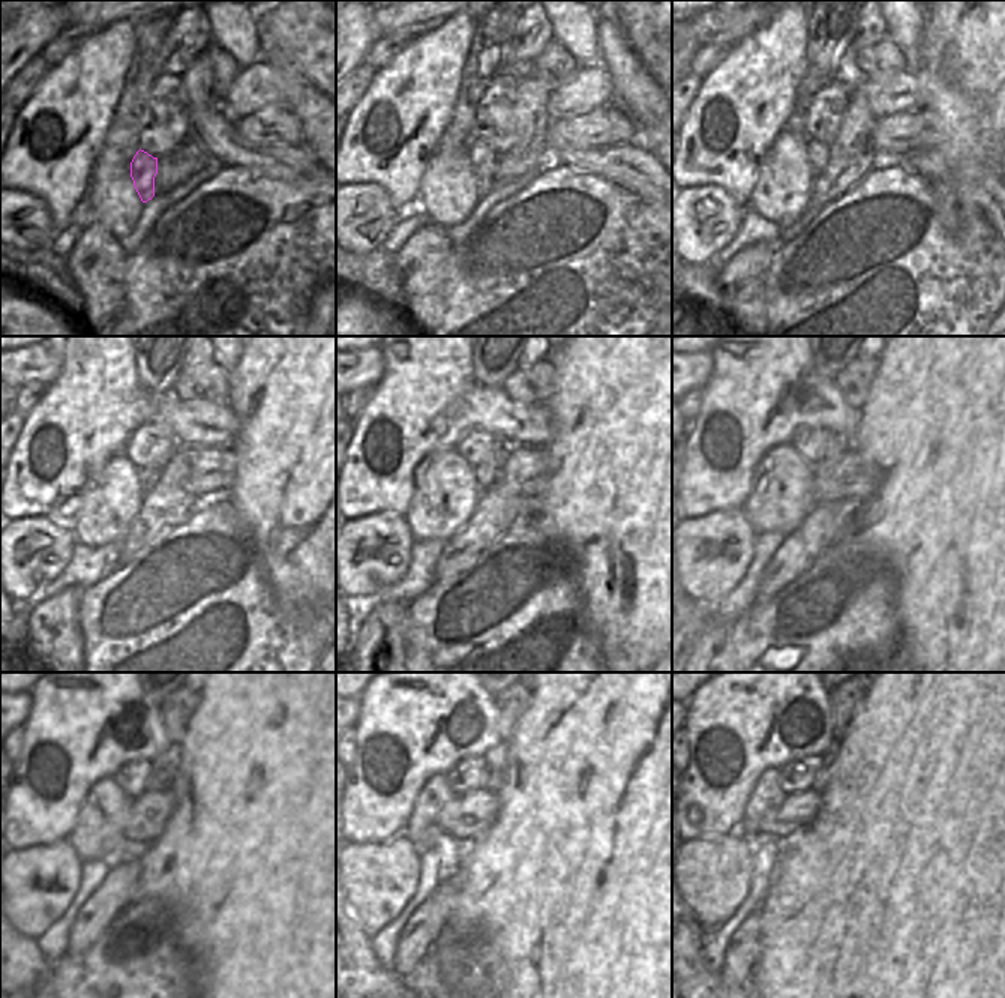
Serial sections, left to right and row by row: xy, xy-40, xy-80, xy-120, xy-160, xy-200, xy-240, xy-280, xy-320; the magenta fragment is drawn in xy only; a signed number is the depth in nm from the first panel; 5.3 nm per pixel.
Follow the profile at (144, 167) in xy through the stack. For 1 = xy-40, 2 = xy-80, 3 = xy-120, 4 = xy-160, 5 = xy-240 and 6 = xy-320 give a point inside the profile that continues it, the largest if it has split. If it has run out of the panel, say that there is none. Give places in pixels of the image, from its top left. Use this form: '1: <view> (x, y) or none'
1: xy-40 (483, 159)
2: xy-80 (818, 152)
3: xy-120 (147, 476)
4: xy-160 (488, 471)
5: xy-240 (164, 766)
6: xy-320 (822, 775)

